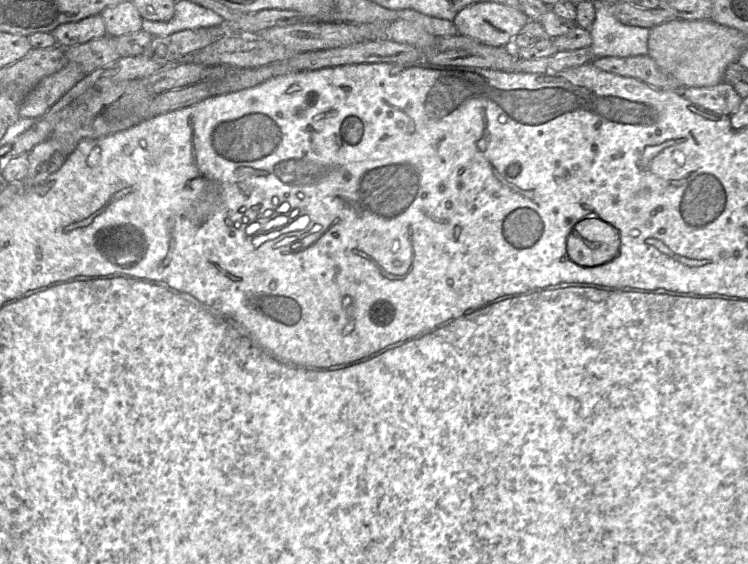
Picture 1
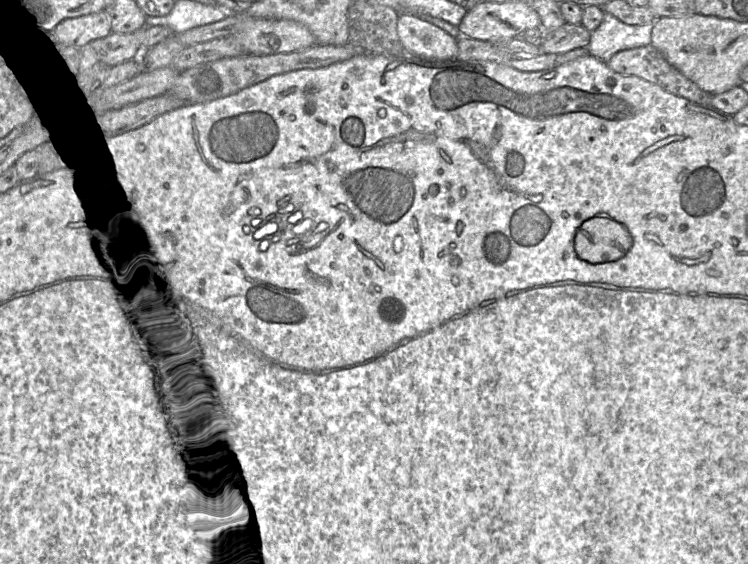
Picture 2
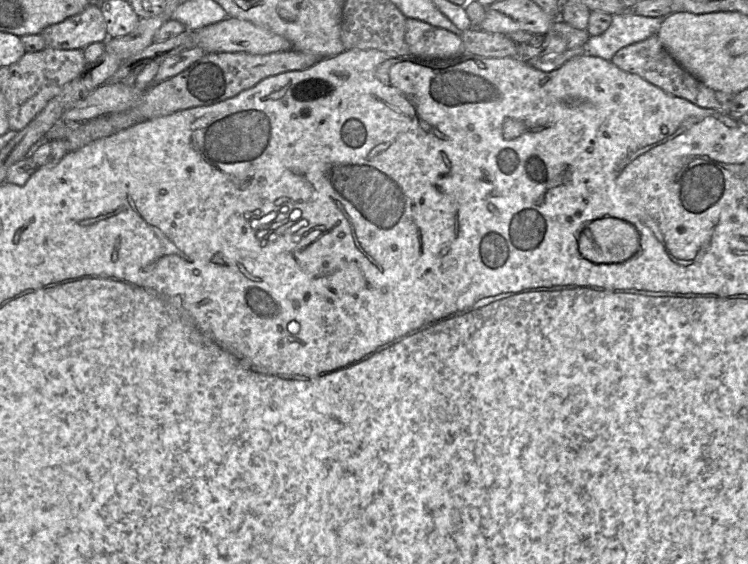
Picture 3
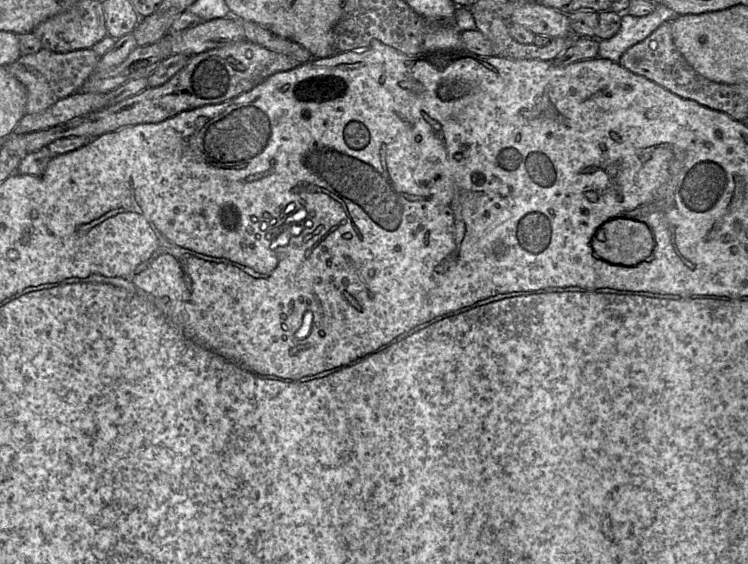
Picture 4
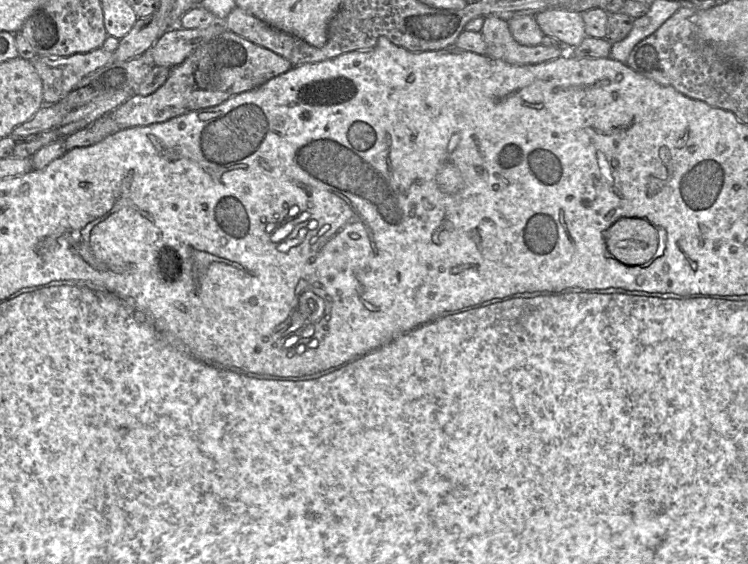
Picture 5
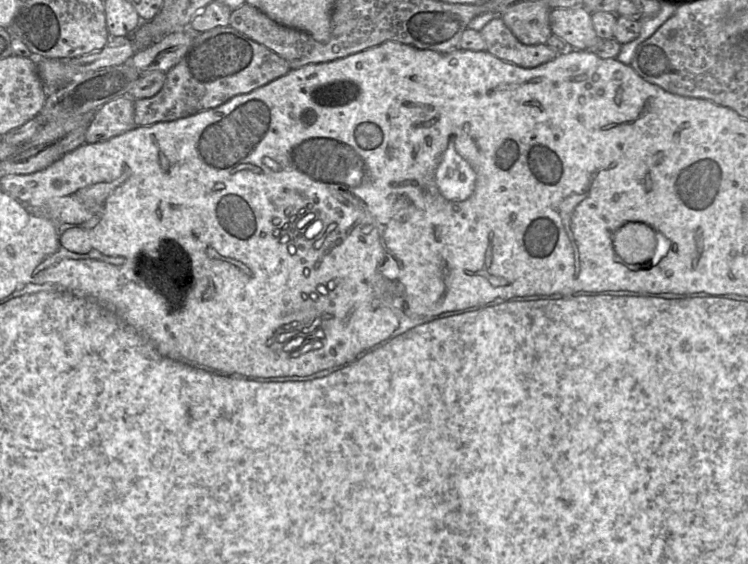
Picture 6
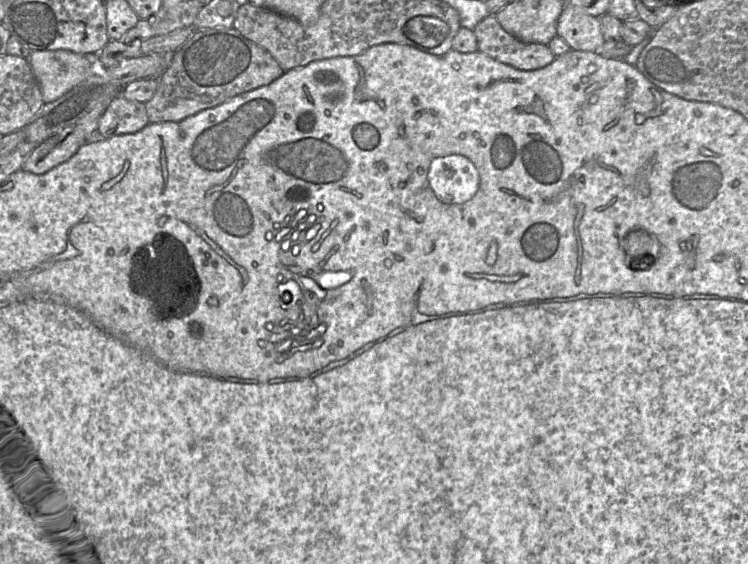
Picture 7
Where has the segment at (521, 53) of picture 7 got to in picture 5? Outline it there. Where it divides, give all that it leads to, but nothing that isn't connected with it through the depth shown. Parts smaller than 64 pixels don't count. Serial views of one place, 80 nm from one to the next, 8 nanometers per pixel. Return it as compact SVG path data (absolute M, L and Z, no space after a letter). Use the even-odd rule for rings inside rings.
M493 15L485 17L480 32L488 47L486 55L513 65L539 64L556 59L568 50L564 46L522 45L514 39L508 22Z

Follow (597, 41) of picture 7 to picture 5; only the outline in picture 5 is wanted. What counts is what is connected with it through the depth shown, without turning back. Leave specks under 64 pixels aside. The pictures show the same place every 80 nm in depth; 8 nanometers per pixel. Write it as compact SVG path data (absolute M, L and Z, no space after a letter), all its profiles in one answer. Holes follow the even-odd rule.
M547 9L535 18L543 33L557 38L566 49L577 47L587 37L580 12Z

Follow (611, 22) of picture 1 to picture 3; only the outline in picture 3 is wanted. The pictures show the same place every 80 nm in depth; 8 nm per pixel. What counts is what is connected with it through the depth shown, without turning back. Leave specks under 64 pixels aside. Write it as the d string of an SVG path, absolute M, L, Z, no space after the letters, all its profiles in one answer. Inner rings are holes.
M626 11L614 15L608 29L597 36L590 36L584 45L585 54L611 61L615 53L657 34L665 17L646 17Z

